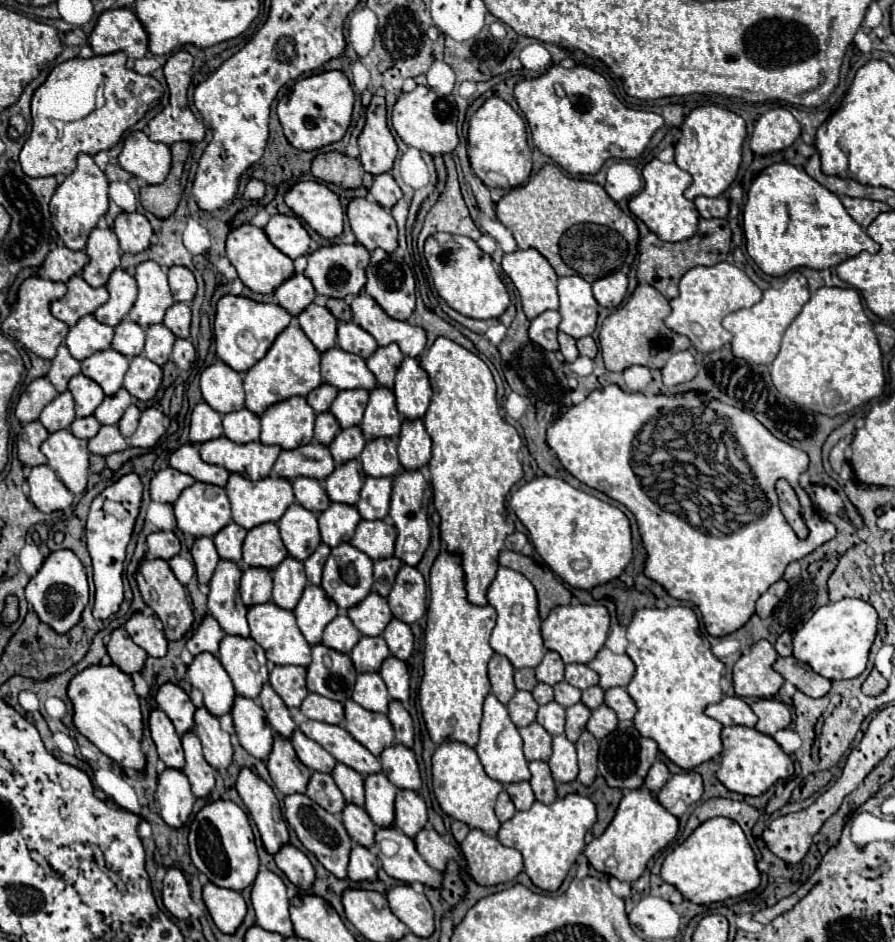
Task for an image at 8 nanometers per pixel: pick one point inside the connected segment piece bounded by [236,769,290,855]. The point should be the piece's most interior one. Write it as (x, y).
(257, 795)

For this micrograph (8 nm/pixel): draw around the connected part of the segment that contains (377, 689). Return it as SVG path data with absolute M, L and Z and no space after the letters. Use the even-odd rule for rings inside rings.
M360 673L352 699L374 713L386 713L390 703L388 689L384 687L384 679L380 679L378 673Z

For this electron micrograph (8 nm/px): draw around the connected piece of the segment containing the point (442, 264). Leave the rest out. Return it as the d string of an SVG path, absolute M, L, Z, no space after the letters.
M436 233L426 239L424 257L428 261L438 295L458 313L470 319L498 319L510 305L508 291L494 269L494 261L476 241L464 235Z

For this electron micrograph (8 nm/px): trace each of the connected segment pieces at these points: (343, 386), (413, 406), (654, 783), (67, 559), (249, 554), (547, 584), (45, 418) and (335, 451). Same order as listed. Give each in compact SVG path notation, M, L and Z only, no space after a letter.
M330 349L322 353L322 377L326 383L334 385L340 391L372 391L378 387L376 377L368 371L364 359L342 349Z
M406 357L396 373L396 407L398 413L408 419L422 419L432 397L432 387L426 371L420 367L418 359Z
M656 761L654 765L652 765L652 769L648 771L648 775L646 775L646 783L644 783L644 787L650 791L650 793L658 793L662 787L664 787L664 783L670 779L670 771L668 771L668 767L662 763L662 761Z
M54 551L46 557L42 569L26 587L26 599L42 623L48 623L56 633L70 631L82 617L89 602L89 586L84 567L72 551Z
M264 523L248 531L244 539L242 567L268 567L274 569L286 559L286 547L274 523Z
M504 549L504 551L500 551L498 561L502 567L510 567L514 571L520 571L524 577L530 579L530 583L538 591L538 603L540 603L540 617L542 619L548 617L552 607L568 605L572 601L570 589L564 583L560 583L546 565L534 561L532 557Z
M70 391L60 393L52 403L48 403L40 415L40 423L46 427L48 433L56 433L60 429L68 429L72 421L76 419L74 415L74 399Z
M358 427L342 429L342 433L328 445L334 463L348 463L348 459L358 459L366 445L366 437Z

